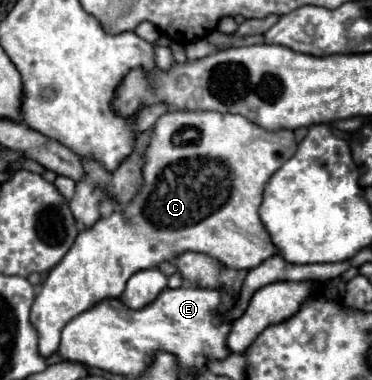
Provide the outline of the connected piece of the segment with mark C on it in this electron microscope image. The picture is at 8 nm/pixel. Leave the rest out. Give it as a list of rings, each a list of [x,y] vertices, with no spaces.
[[[174,110],[162,114],[156,120],[150,142],[144,150],[142,186],[134,200],[124,210],[102,216],[90,228],[84,228],[76,236],[66,256],[50,270],[48,278],[42,282],[42,288],[38,290],[30,312],[30,320],[40,336],[40,354],[44,358],[54,354],[58,350],[62,326],[66,326],[74,314],[88,310],[104,298],[118,298],[126,288],[130,274],[138,270],[156,268],[162,262],[174,262],[182,252],[188,250],[208,254],[214,260],[236,270],[256,268],[266,258],[278,254],[258,218],[258,206],[262,202],[262,186],[268,182],[270,174],[274,174],[274,170],[278,170],[278,166],[282,166],[282,162],[294,154],[296,146],[298,144],[294,140],[294,132],[268,132],[238,114],[190,110]]]

